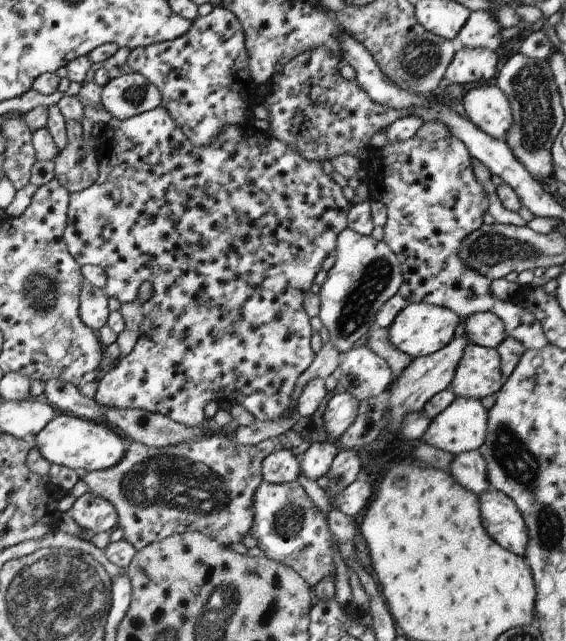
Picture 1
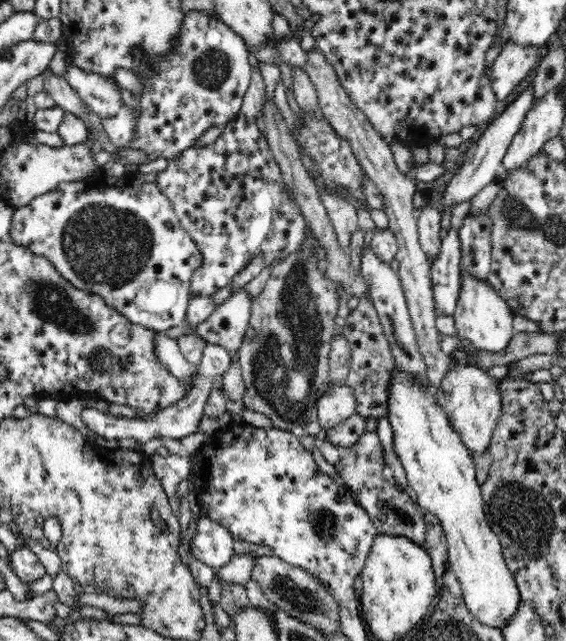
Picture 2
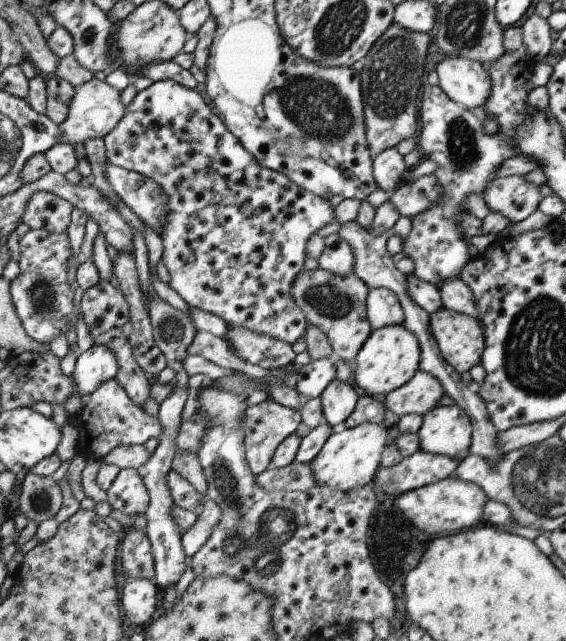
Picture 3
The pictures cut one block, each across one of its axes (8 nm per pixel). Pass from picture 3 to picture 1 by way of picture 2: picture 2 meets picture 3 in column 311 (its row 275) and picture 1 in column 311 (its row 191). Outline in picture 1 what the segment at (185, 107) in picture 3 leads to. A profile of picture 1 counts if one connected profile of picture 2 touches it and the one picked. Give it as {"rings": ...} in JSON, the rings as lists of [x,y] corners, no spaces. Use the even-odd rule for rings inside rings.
{"rings":[[[160,106],[126,120],[112,117],[98,127],[97,133],[99,147],[92,150],[92,154],[99,159],[99,175],[90,188],[70,193],[65,242],[78,263],[100,266],[104,270],[107,276],[104,289],[108,298],[112,296],[121,303],[134,302],[138,299],[140,286],[146,281],[152,284],[153,292],[152,297],[143,305],[145,320],[138,330],[139,338],[134,348],[126,356],[121,357],[118,364],[107,370],[104,377],[98,381],[95,401],[104,408],[140,409],[163,414],[174,422],[189,427],[197,427],[205,422],[204,408],[208,402],[220,404],[227,401],[231,405],[241,404],[258,421],[282,418],[290,410],[290,406],[293,406],[293,392],[297,388],[298,377],[312,364],[315,357],[310,347],[310,337],[313,334],[311,318],[305,311],[303,302],[314,284],[316,274],[321,270],[322,262],[335,250],[338,236],[346,230],[347,214],[353,207],[352,203],[345,198],[340,185],[324,174],[321,162],[310,162],[302,158],[302,154],[294,150],[293,146],[288,146],[281,139],[256,128],[252,121],[225,126],[218,134],[218,138],[208,146],[194,146],[170,112],[164,106]],[[250,218],[256,222],[250,224]],[[202,230],[206,230],[206,240],[202,236]],[[240,304],[244,312],[238,320]]]}

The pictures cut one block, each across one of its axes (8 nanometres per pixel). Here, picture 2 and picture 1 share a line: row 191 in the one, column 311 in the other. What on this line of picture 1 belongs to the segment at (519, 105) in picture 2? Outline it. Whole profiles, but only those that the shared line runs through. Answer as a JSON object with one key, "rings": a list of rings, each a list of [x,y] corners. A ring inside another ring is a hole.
{"rings":[[[332,439],[312,443],[300,456],[301,474],[310,480],[322,478],[330,470],[334,457],[340,451],[340,446]]]}

